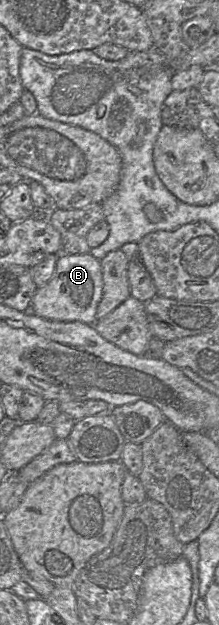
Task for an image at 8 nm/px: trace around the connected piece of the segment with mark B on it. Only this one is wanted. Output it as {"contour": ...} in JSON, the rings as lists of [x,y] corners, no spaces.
{"contour":[[[91,253],[60,254],[52,278],[43,286],[37,287],[30,306],[33,314],[56,321],[80,321],[94,324],[96,311],[103,294],[102,267],[100,260]]]}

